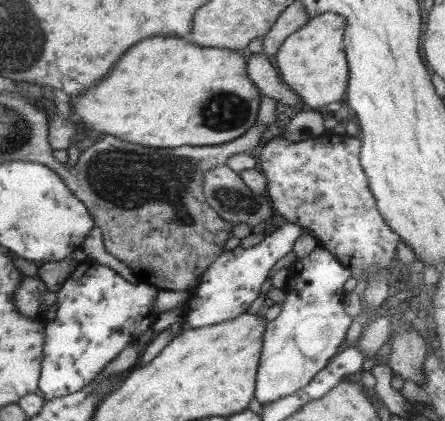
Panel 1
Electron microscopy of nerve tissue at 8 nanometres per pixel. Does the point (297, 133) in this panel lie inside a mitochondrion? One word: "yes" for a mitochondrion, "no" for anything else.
yes

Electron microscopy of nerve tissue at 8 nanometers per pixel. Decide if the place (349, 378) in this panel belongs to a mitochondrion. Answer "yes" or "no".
no

